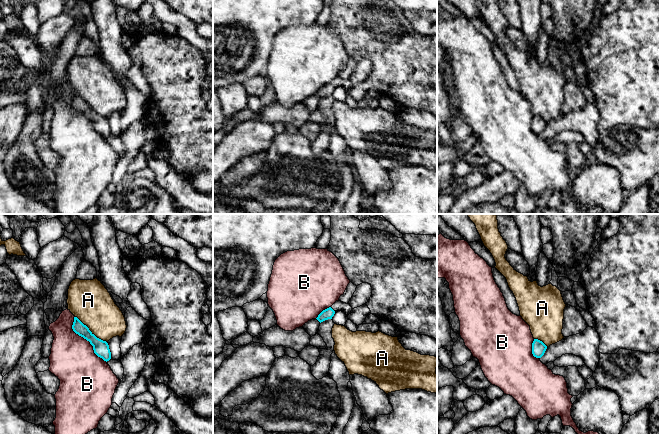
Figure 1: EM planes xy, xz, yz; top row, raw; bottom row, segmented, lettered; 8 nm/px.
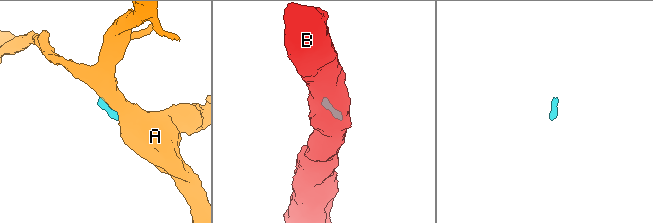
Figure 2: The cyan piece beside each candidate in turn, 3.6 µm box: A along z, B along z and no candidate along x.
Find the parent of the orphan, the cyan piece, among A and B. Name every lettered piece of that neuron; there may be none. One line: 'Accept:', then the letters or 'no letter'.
Accept: no letter

